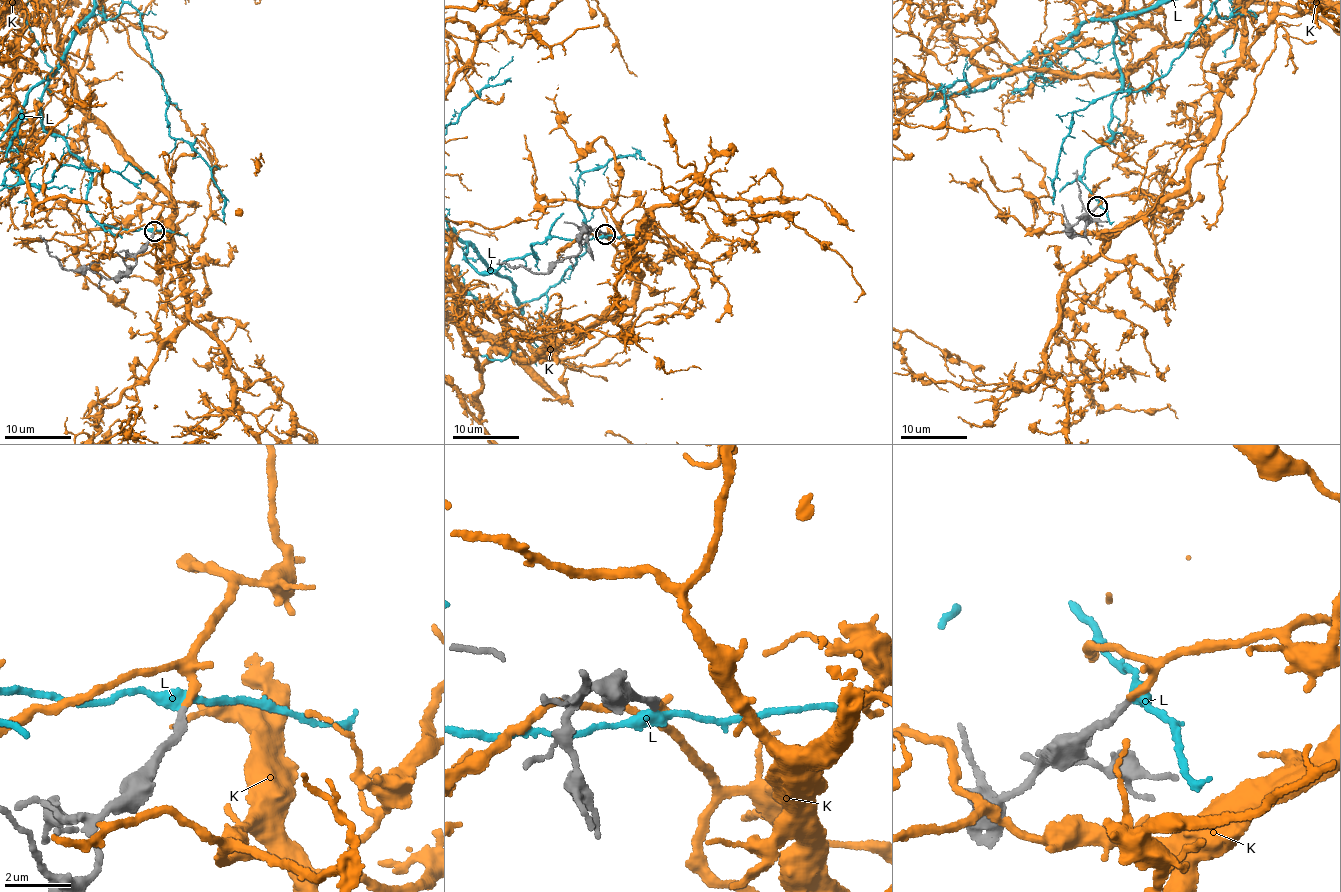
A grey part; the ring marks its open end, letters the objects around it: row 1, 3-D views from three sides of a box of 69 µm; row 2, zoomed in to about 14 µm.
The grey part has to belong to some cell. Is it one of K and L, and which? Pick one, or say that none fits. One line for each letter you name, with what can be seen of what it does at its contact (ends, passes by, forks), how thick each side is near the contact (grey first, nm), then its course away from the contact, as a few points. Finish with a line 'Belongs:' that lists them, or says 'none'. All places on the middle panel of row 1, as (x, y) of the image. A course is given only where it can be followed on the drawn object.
K: it ends | 200/260 nm
Belongs: K

